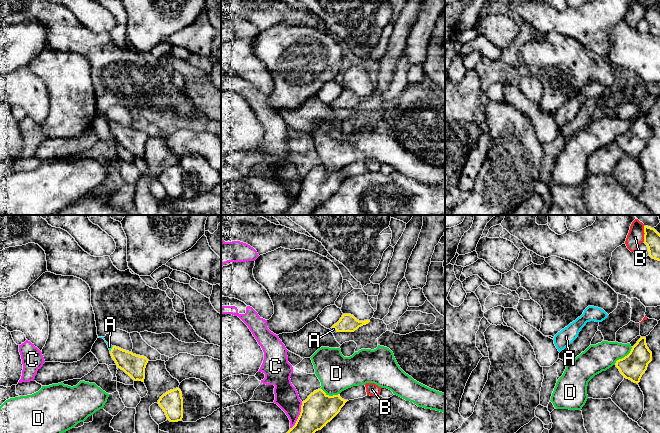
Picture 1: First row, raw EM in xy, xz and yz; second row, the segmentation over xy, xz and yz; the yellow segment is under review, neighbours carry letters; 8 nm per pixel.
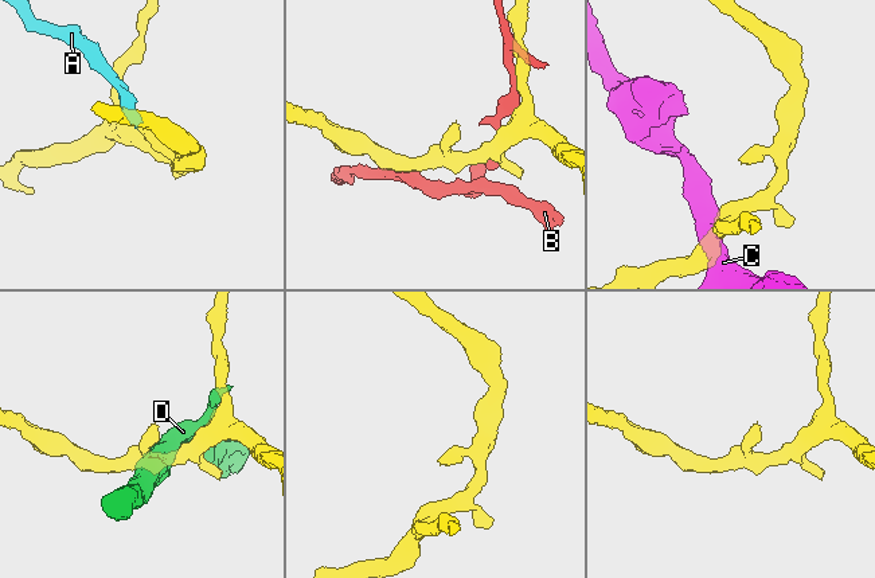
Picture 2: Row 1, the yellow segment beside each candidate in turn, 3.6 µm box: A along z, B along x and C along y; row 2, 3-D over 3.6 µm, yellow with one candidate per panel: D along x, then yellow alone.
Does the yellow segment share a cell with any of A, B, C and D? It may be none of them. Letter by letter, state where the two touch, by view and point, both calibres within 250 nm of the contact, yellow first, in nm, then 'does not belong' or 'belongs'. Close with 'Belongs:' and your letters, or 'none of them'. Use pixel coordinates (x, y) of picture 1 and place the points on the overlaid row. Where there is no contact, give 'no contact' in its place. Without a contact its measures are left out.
A: meets yellow in xy at (111, 349); 180 nm thick on the yellow side, 30 nm on the other; belongs
B: meets yellow in yz at (644, 234); 130 nm thick on the yellow side, 140 nm on the other; does not belong
C: meets yellow in xz at (299, 415); 260 nm thick on the yellow side, 190 nm on the other; does not belong
D: meets yellow in yz at (624, 357); 200 nm thick on the yellow side, 220 nm on the other; does not belong
Belongs: A

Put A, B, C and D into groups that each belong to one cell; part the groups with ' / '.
A / B / C / D

